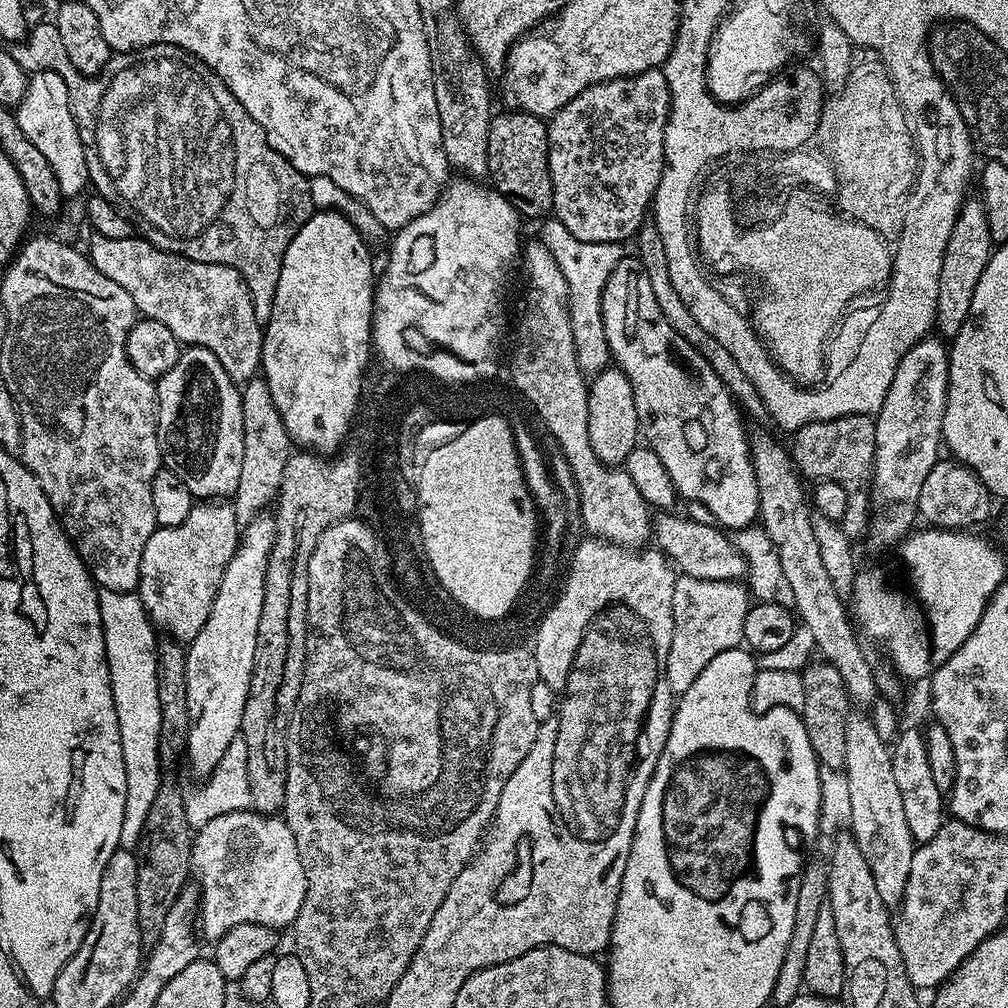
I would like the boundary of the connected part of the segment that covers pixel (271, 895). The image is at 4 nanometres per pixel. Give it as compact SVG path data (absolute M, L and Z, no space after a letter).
M245 810L210 818L192 837L190 872L200 889L198 932L209 942L220 940L226 930L243 924L287 929L298 918L306 898L306 870L302 870L302 858L298 858L298 842L294 842L288 823L276 814Z

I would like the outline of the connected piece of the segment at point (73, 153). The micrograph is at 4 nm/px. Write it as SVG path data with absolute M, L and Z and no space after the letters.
M34 72L28 77L26 94L22 102L17 104L14 115L22 134L34 142L34 147L50 162L50 170L54 170L54 178L58 178L60 192L66 198L76 196L90 181L86 170L86 146L78 134L78 126L74 122L74 114L70 110L66 82L53 72Z

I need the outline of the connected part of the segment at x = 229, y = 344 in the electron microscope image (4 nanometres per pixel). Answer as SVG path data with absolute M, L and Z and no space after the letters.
M97 234L92 238L86 247L88 259L134 298L141 317L170 326L170 334L181 345L210 350L237 386L243 386L261 371L264 329L254 318L254 302L250 302L250 290L238 270L164 252L147 238L119 240Z

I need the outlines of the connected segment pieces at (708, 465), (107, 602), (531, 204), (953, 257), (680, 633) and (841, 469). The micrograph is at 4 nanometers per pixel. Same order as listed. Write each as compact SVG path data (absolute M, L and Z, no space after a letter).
M625 255L614 270L610 270L602 290L601 308L611 359L615 367L626 374L634 390L634 406L638 410L643 439L648 439L645 440L647 447L652 448L662 466L666 466L666 474L670 474L674 482L677 497L706 506L721 529L737 530L751 525L760 512L758 485L751 464L750 436L744 433L745 417L722 378L710 370L706 358L702 358L702 354L698 354L698 350L666 322L666 314L658 307L646 270L635 255Z
M100 592L104 627L104 659L108 661L118 730L122 738L122 762L126 768L126 814L122 814L120 847L135 849L144 830L144 819L158 794L162 777L160 762L160 703L156 677L155 639L148 640L154 625L136 592Z
M504 110L493 115L488 139L488 174L491 187L502 193L521 217L540 216L552 212L554 186L548 161L548 126L541 117L519 110Z
M979 198L965 199L956 215L954 228L950 234L950 242L946 242L946 254L942 258L942 274L938 286L938 302L936 303L935 331L941 337L951 338L962 330L962 322L970 314L970 302L974 302L974 286L978 286L978 278L982 278L982 270L988 265L994 251L994 241L990 228L986 226L984 202Z
M677 575L674 586L674 638L666 654L666 682L674 694L683 694L694 686L694 678L706 670L706 662L722 650L741 647L744 623L750 607L750 592L734 580L703 580Z
M850 414L842 418L834 418L826 422L814 422L807 424L791 433L790 455L795 470L801 477L809 476L809 481L829 480L838 482L842 490L846 490L846 514L843 518L842 527L849 536L859 537L868 527L870 519L870 493L872 491L872 467L874 466L874 430L876 422L873 417L862 414Z

